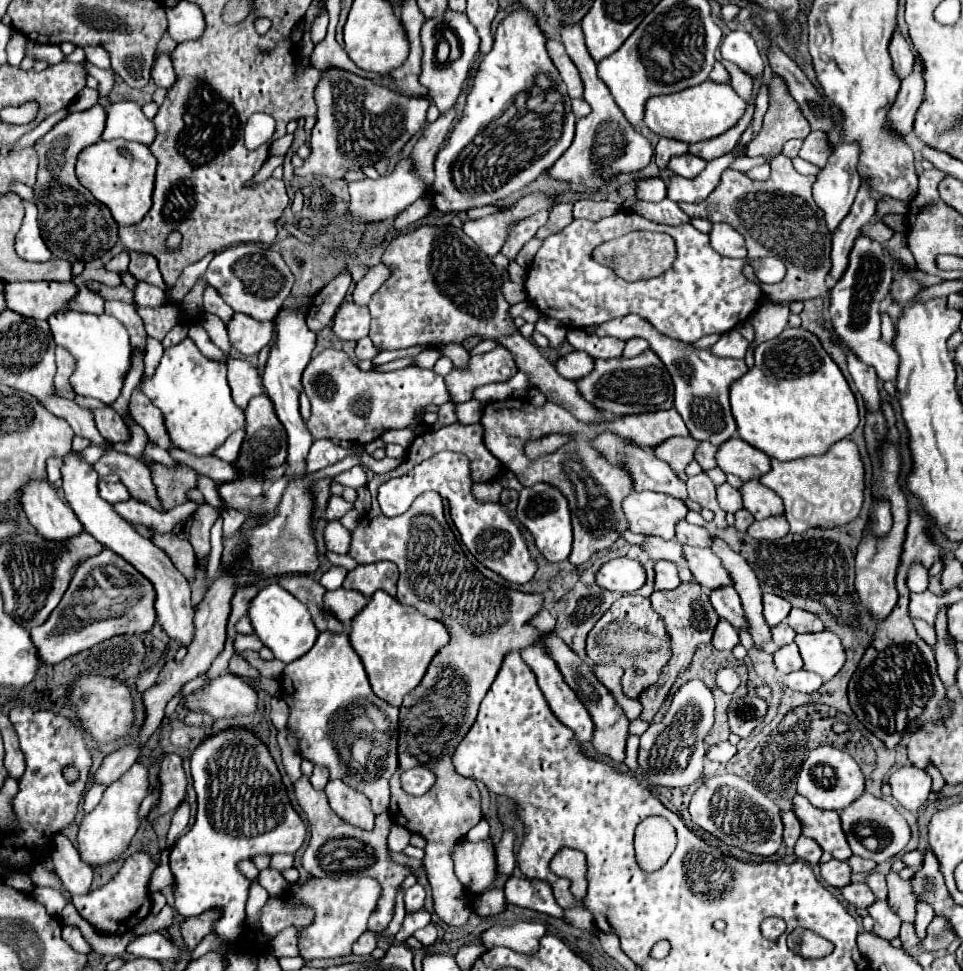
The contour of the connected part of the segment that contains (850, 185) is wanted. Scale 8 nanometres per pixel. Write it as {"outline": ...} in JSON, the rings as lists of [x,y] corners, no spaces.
{"outline":[[[840,145],[834,149],[826,167],[818,173],[818,181],[814,183],[814,189],[812,189],[814,201],[824,211],[830,233],[834,233],[836,227],[840,225],[840,221],[848,215],[852,201],[856,197],[856,191],[860,187],[860,177],[858,177],[856,165],[858,165],[858,145]]]}

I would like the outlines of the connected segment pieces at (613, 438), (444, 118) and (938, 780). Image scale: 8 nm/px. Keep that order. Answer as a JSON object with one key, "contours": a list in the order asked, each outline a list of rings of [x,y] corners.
{"contours":[[[[602,433],[602,435],[598,435],[596,439],[594,439],[594,443],[592,443],[600,453],[604,453],[606,457],[608,457],[608,461],[612,461],[612,463],[622,463],[628,471],[630,471],[630,475],[632,475],[632,479],[634,479],[634,489],[636,491],[658,491],[658,493],[668,493],[668,495],[672,495],[672,497],[678,497],[678,499],[688,499],[688,491],[686,491],[686,483],[682,481],[682,479],[678,479],[678,475],[674,473],[674,469],[666,463],[666,461],[662,461],[662,459],[658,459],[650,449],[638,449],[636,445],[632,445],[632,443],[624,443],[618,435],[614,435],[614,433]]],[[[454,107],[448,109],[446,113],[442,113],[434,123],[430,123],[424,129],[424,133],[420,135],[420,139],[414,145],[414,151],[410,153],[418,173],[422,175],[422,179],[428,185],[428,191],[430,191],[432,179],[434,179],[434,157],[436,157],[440,145],[444,143],[446,135],[450,133],[454,117],[456,117],[456,109]]],[[[928,767],[926,771],[928,771],[928,775],[932,777],[932,791],[934,791],[940,799],[946,799],[946,797],[942,797],[942,787],[946,785],[946,781],[944,781],[944,777],[940,775],[940,771],[934,771],[934,767]]]]}

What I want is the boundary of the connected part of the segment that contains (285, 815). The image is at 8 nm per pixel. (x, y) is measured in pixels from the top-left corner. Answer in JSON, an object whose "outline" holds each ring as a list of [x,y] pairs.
{"outline":[[[230,727],[206,737],[192,753],[192,779],[198,793],[198,815],[192,829],[176,839],[170,849],[168,865],[176,877],[176,911],[184,917],[196,917],[208,909],[220,909],[222,917],[214,932],[223,942],[233,942],[244,930],[245,907],[250,881],[240,873],[238,863],[254,855],[296,853],[306,841],[306,825],[294,811],[282,775],[268,751],[268,747],[246,727]]]}

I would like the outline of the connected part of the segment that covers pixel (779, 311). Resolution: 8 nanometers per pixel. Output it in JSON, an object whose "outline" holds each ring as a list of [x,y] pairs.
{"outline":[[[782,303],[758,305],[758,309],[748,319],[756,331],[752,349],[756,349],[760,343],[766,343],[766,341],[778,337],[784,331],[784,327],[788,325],[788,315],[790,315],[790,309]]]}

